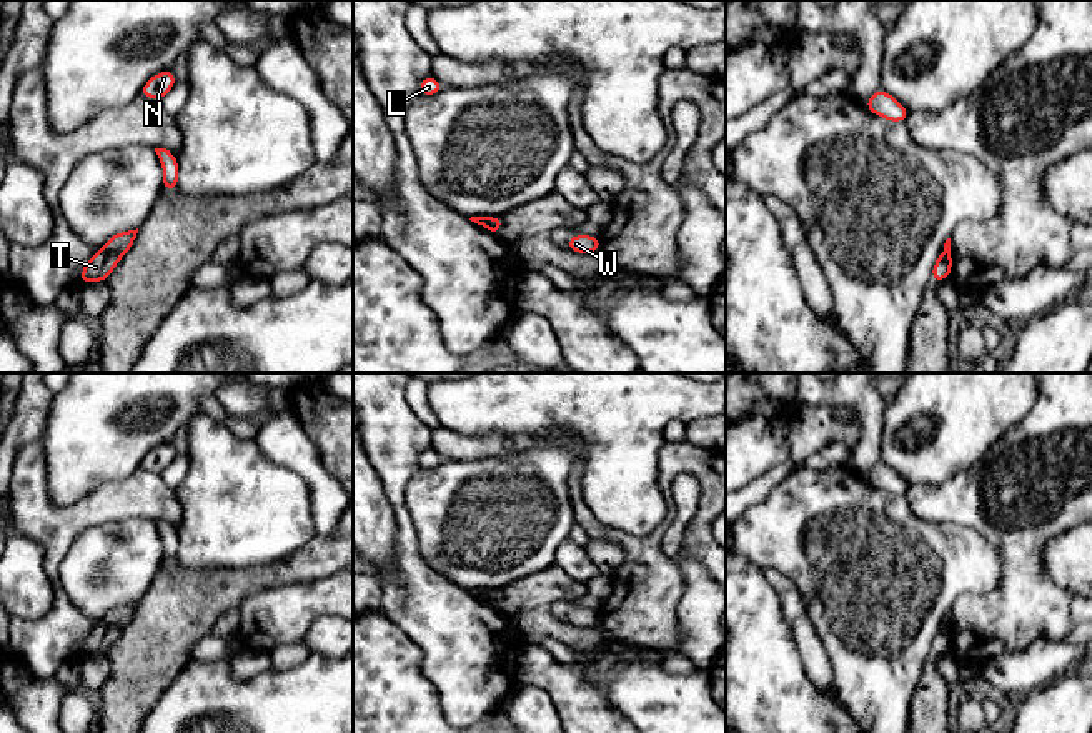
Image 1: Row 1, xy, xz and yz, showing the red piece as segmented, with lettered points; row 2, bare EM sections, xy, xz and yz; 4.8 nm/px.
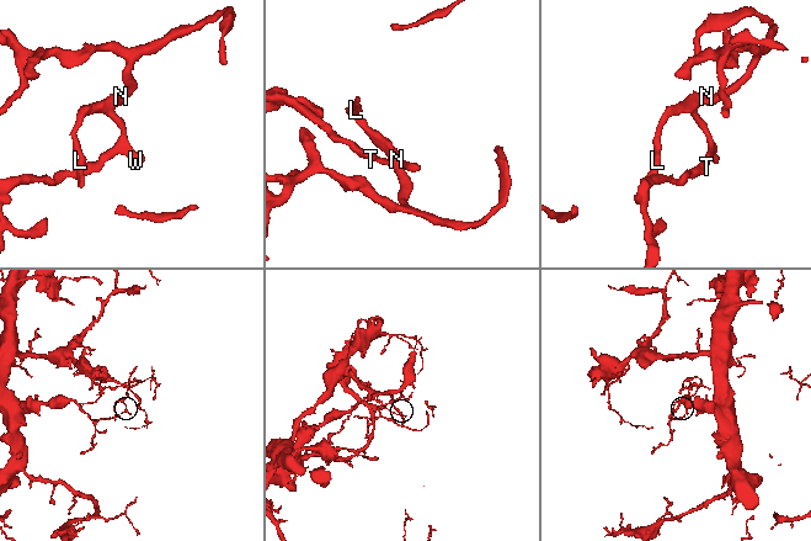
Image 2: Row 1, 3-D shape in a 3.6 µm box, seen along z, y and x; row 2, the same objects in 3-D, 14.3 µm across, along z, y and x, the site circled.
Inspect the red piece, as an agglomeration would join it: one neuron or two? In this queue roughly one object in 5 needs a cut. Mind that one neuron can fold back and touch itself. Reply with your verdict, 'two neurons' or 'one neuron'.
two neurons

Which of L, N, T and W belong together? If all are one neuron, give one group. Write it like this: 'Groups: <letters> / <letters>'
Groups: L N W / T

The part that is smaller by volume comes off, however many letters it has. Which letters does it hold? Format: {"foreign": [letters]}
{"foreign": ["L", "N", "W"]}

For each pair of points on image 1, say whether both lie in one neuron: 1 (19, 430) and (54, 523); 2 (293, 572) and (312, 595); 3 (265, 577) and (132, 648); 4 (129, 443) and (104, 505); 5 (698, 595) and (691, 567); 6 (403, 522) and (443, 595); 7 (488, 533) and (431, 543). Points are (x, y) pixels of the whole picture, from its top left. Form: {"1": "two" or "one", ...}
{"1": "two", "2": "two", "3": "one", "4": "two", "5": "one", "6": "one", "7": "one"}

